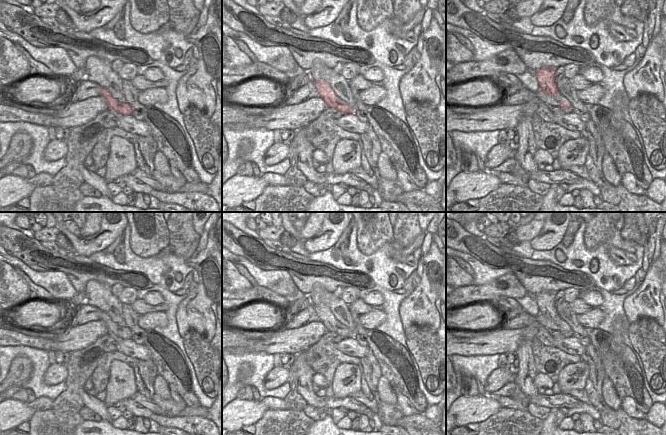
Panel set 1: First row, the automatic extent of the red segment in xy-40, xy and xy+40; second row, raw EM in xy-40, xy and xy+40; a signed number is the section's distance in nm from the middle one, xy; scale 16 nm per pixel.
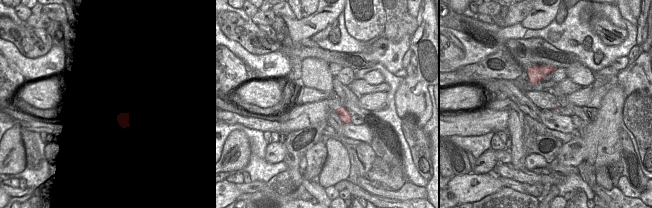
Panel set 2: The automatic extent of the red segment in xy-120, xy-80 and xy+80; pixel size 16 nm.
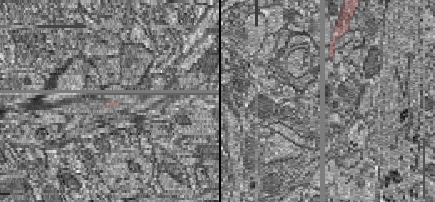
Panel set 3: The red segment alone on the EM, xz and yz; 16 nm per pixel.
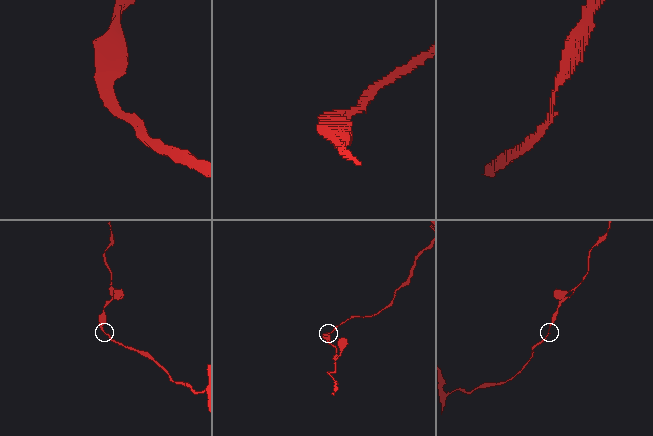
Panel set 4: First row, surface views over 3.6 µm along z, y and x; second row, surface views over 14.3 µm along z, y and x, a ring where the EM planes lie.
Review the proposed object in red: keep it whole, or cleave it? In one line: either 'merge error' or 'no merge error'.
merge error

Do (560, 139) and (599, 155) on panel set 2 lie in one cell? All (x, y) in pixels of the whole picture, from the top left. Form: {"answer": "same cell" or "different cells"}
{"answer": "different cells"}

